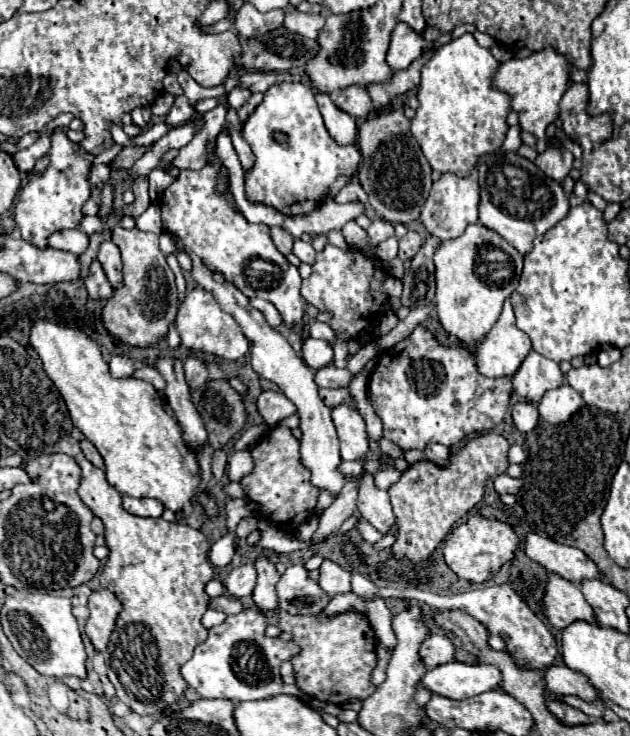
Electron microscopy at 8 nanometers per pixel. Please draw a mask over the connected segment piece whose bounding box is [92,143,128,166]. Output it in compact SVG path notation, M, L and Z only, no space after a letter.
M119 144L112 145L108 150L101 152L99 155L95 156L92 166L99 164L110 164L117 154L122 150L122 148L126 148L128 146L120 146Z

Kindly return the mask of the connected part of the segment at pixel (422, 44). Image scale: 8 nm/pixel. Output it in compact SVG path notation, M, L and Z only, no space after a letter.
M398 22L392 32L392 42L386 60L392 70L406 70L416 58L420 58L426 46L428 42L422 38L422 34L418 34L408 24Z

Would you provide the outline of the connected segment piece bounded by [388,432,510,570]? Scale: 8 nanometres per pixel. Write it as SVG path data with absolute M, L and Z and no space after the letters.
M486 432L470 440L460 452L454 452L450 466L436 466L428 460L412 464L400 482L388 490L398 524L398 540L392 544L392 552L414 562L416 570L420 570L418 566L430 560L430 554L450 534L452 526L482 500L486 480L506 472L508 448L510 444L504 436Z

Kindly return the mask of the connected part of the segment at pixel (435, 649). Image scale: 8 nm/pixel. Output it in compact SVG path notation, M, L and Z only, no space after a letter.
M444 634L428 636L420 646L420 658L426 664L426 668L436 668L454 660L454 646Z

